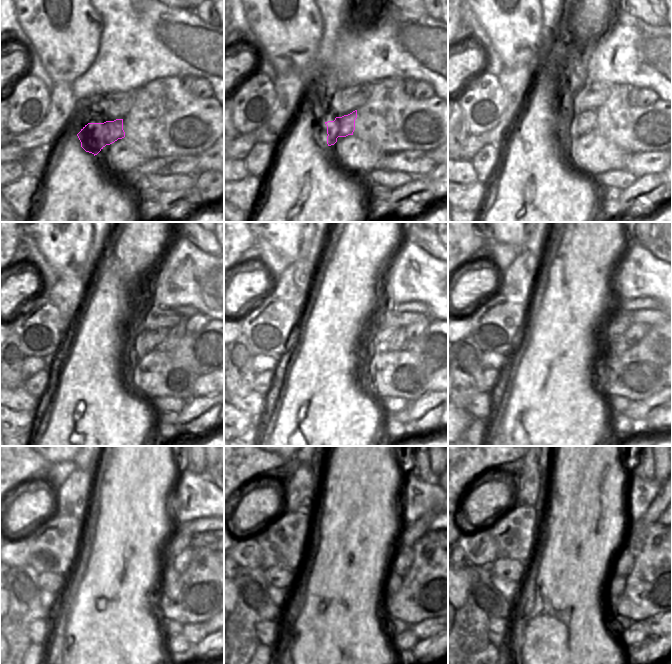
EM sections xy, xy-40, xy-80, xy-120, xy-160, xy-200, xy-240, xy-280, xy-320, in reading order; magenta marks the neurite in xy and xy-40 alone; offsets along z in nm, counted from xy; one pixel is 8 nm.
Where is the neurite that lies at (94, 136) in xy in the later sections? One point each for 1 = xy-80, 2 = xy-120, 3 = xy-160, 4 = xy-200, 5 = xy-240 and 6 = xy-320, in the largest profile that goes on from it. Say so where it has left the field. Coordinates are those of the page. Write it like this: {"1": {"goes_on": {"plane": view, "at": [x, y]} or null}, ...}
{"1": {"goes_on": {"plane": "xy-80", "at": [586, 122]}}, "2": {"goes_on": {"plane": "xy-120", "at": [137, 347]}}, "3": {"goes_on": {"plane": "xy-160", "at": [368, 342]}}, "4": {"goes_on": {"plane": "xy-200", "at": [619, 326]}}, "5": {"goes_on": {"plane": "xy-240", "at": [174, 545]}}, "6": {"goes_on": {"plane": "xy-320", "at": [651, 516]}}}

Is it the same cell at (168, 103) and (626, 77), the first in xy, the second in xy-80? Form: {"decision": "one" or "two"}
{"decision": "two"}

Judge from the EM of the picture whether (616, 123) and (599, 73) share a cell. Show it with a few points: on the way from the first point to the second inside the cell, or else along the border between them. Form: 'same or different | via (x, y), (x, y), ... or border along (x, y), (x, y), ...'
different | border along (613, 84), (625, 84), (627, 86)

